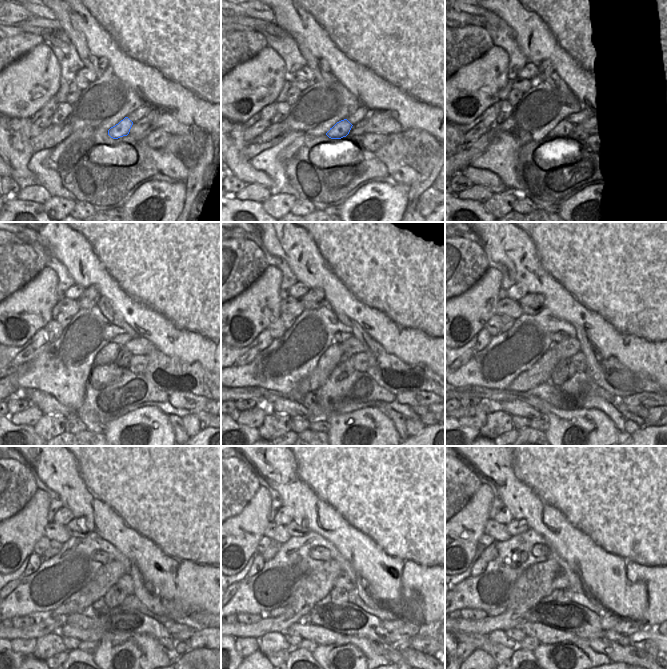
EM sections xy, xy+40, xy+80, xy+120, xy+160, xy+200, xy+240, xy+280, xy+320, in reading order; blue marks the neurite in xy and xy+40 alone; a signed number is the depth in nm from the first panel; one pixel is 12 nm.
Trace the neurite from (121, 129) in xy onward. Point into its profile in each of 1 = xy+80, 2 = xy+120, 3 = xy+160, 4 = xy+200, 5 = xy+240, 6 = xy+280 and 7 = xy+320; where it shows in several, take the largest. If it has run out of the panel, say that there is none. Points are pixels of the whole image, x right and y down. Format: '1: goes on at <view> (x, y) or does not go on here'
1: goes on at xy+80 (564, 127)
2: goes on at xy+120 (107, 355)
3: goes on at xy+160 (327, 362)
4: goes on at xy+200 (527, 380)
5: goes on at xy+240 (75, 605)
6: goes on at xy+280 (304, 604)
7: goes on at xy+320 (525, 604)

